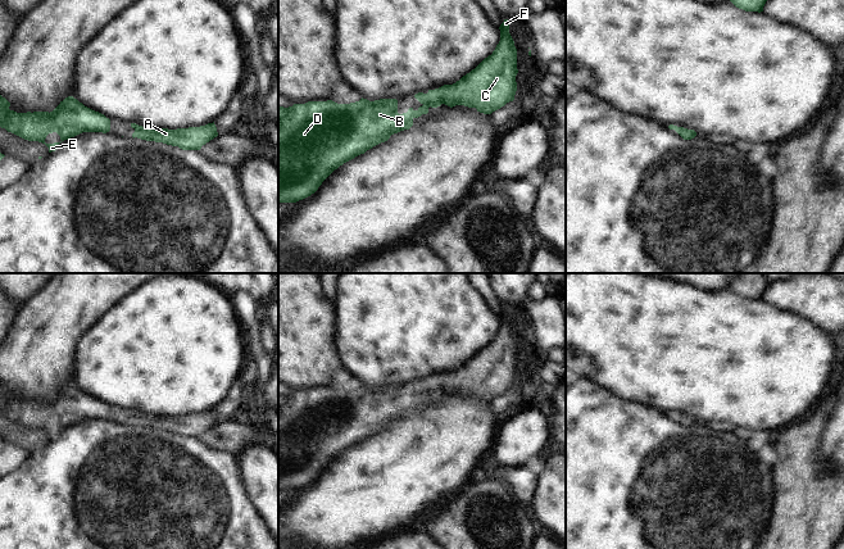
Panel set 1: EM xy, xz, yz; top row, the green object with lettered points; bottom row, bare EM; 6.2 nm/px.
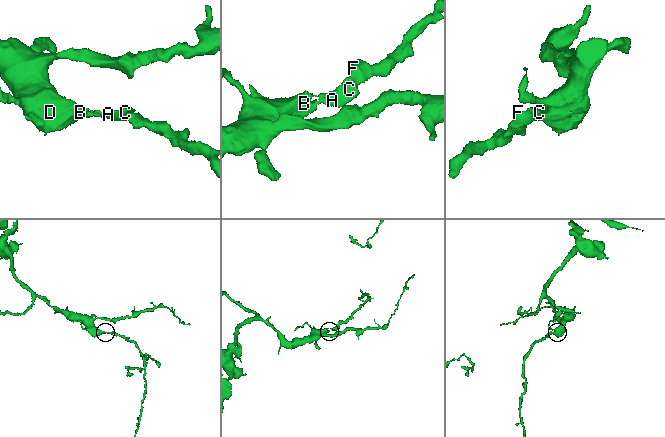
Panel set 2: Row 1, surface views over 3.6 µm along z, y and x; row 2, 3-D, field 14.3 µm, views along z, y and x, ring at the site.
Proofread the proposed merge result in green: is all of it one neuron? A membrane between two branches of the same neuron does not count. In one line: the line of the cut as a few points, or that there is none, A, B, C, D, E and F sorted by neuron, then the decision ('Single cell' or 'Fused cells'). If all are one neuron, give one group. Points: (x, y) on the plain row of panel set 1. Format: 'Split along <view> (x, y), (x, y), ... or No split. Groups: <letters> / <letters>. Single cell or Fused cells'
No split. Groups: A B C D E F. Single cell

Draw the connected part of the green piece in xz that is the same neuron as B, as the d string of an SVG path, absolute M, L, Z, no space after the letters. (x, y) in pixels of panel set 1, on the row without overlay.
M504 307L499 317L500 328L491 342L455 371L428 377L427 381L416 381L414 385L422 391L417 398L409 395L407 400L399 401L396 386L369 389L363 385L350 391L327 387L278 394L278 490L296 490L310 484L335 457L387 428L391 422L409 417L413 407L427 401L430 394L464 393L491 401L513 389L517 378L517 336L509 321L508 307Z

